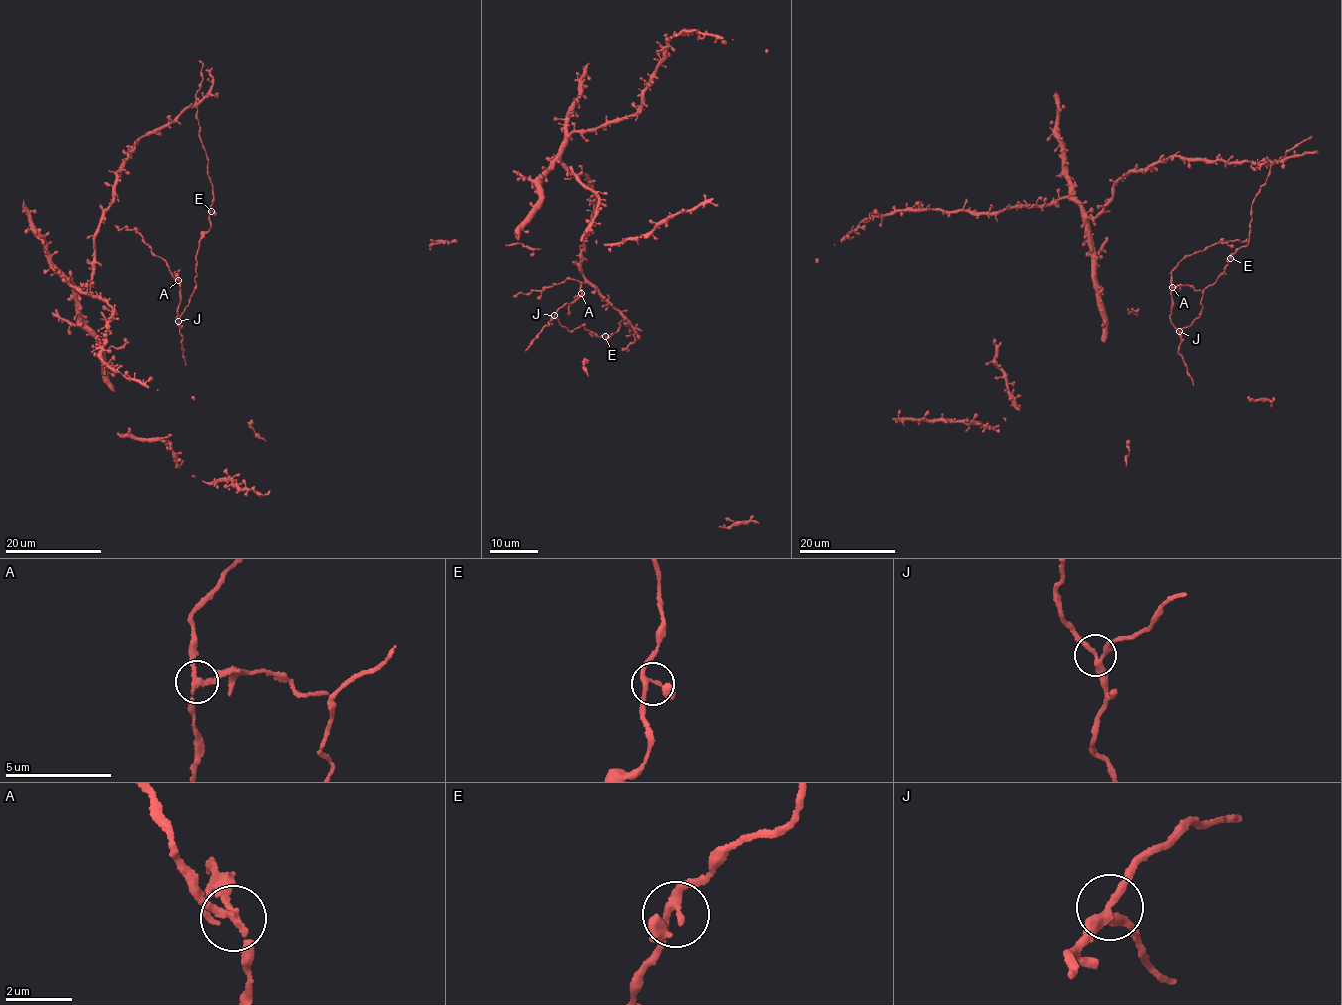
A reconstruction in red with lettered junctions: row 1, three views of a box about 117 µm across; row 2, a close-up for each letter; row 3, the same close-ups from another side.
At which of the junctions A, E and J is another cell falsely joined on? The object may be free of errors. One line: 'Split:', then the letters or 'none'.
Split: A

